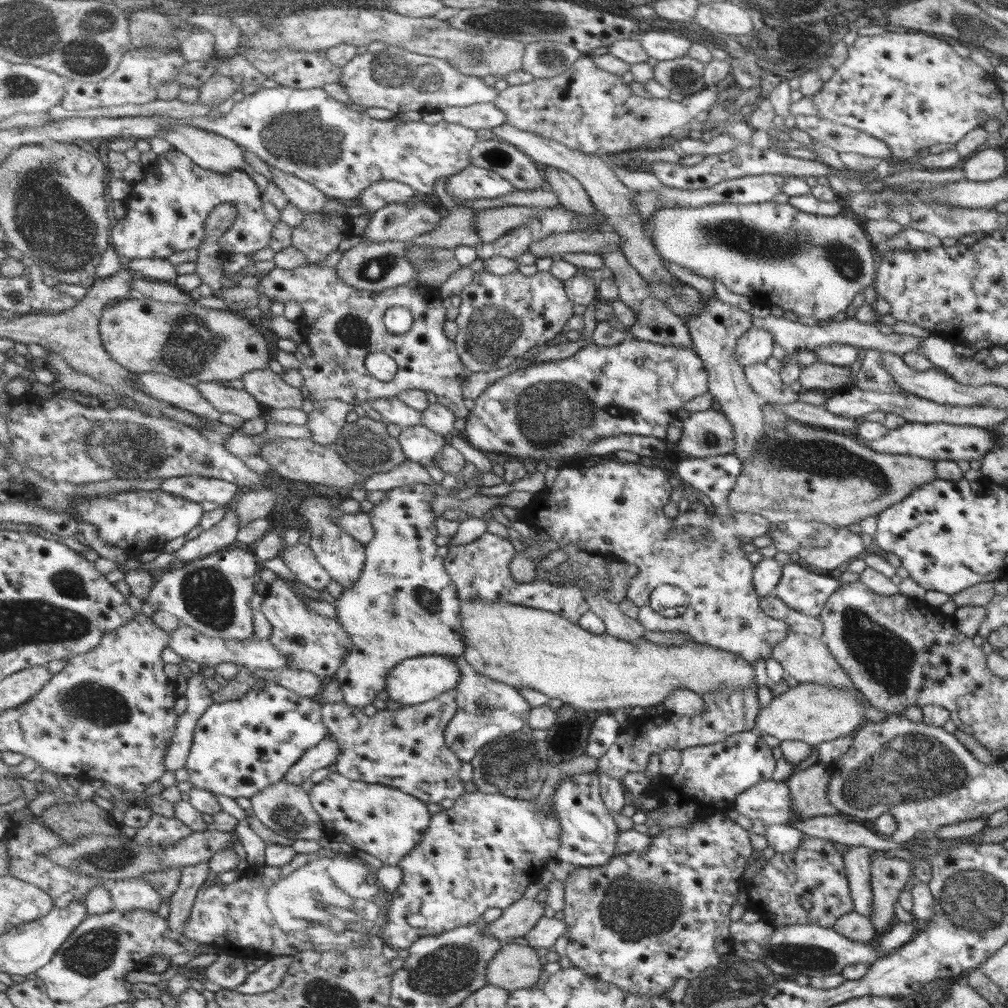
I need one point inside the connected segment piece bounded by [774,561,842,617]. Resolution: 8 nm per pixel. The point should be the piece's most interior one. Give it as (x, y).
(804, 591)

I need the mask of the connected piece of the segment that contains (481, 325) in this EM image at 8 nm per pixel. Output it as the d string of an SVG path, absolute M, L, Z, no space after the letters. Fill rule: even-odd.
M484 270L476 274L461 298L456 320L459 333L455 341L469 372L506 368L516 360L524 359L532 348L546 346L564 332L575 315L576 306L568 295L565 281L554 276L552 271L541 271L535 276L514 272L504 277Z

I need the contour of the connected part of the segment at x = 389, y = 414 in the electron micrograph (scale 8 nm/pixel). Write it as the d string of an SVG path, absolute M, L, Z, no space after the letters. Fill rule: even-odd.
M400 397L378 398L372 400L367 407L374 408L382 414L383 420L397 424L401 428L422 425L424 422L424 411L412 408Z

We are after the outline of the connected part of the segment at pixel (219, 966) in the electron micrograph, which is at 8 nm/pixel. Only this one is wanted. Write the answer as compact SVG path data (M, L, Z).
M222 953L215 963L207 967L206 972L208 980L226 989L238 989L246 984L250 975L244 957L234 957L226 953Z

